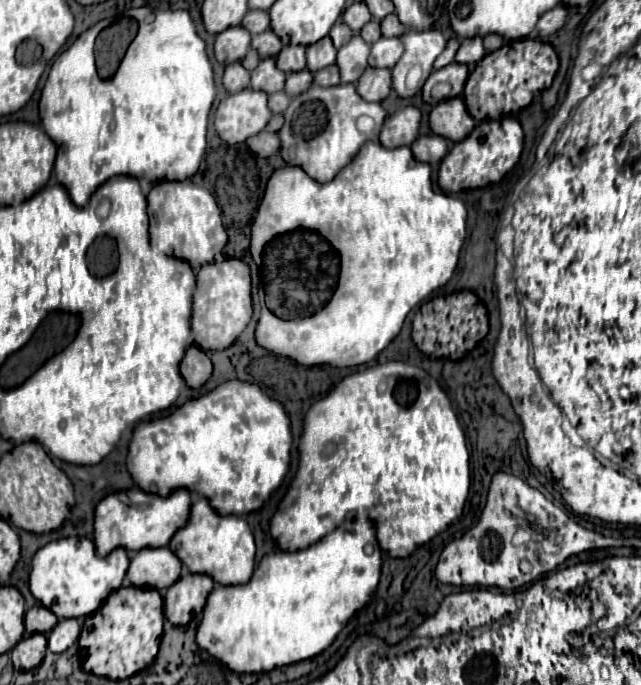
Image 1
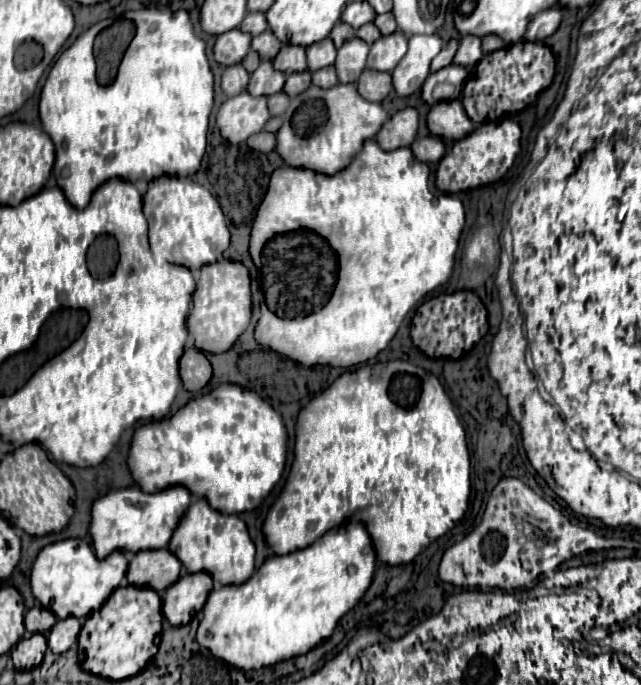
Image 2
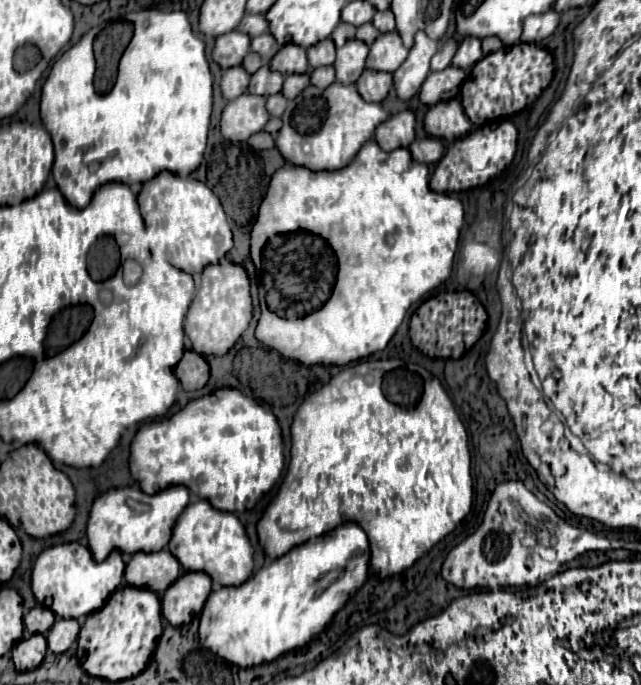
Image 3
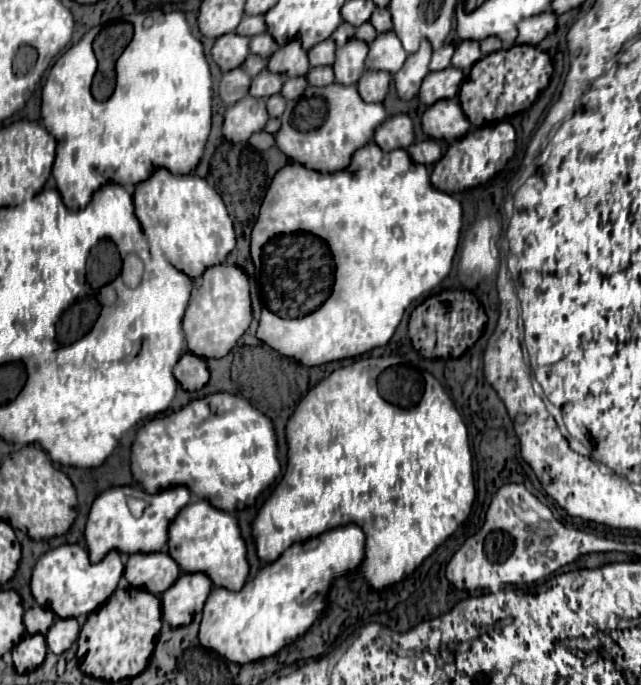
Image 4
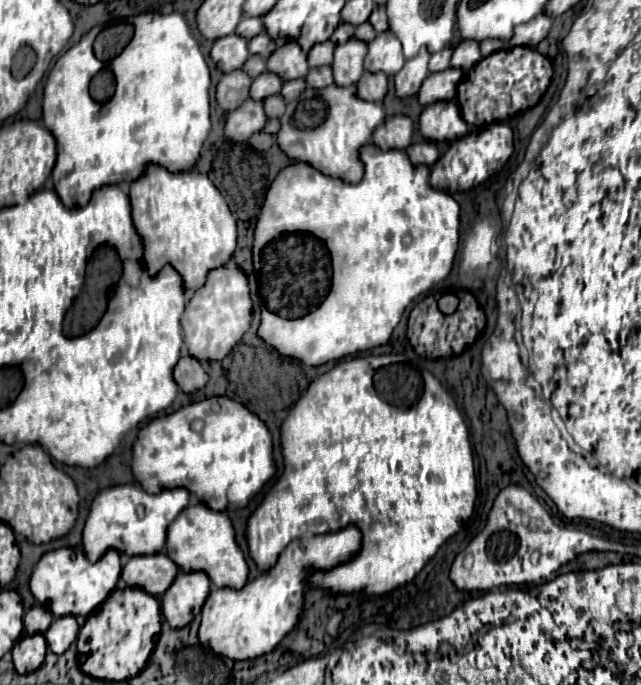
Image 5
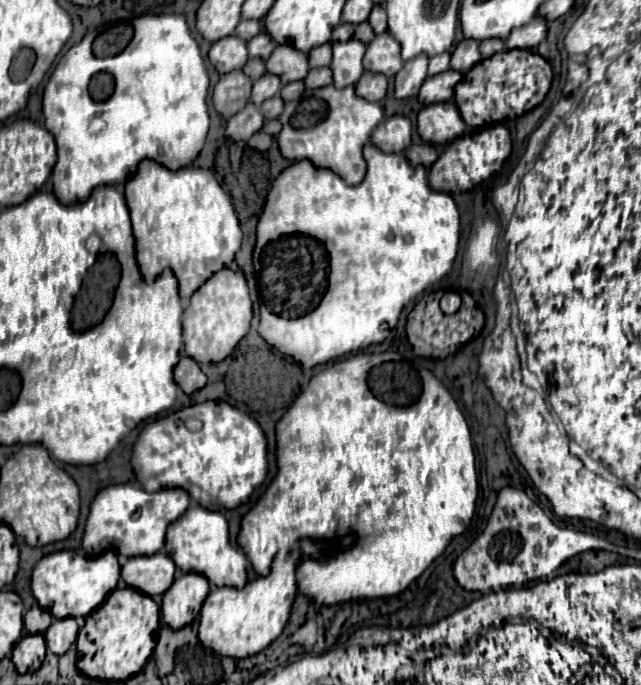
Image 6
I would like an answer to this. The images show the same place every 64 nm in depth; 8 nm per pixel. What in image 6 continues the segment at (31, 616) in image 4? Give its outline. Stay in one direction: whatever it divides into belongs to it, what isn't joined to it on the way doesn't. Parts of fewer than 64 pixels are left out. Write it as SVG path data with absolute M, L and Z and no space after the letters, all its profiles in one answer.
M34 604L24 616L24 628L28 630L28 634L44 634L50 624L52 624L50 612L40 608L38 604Z

